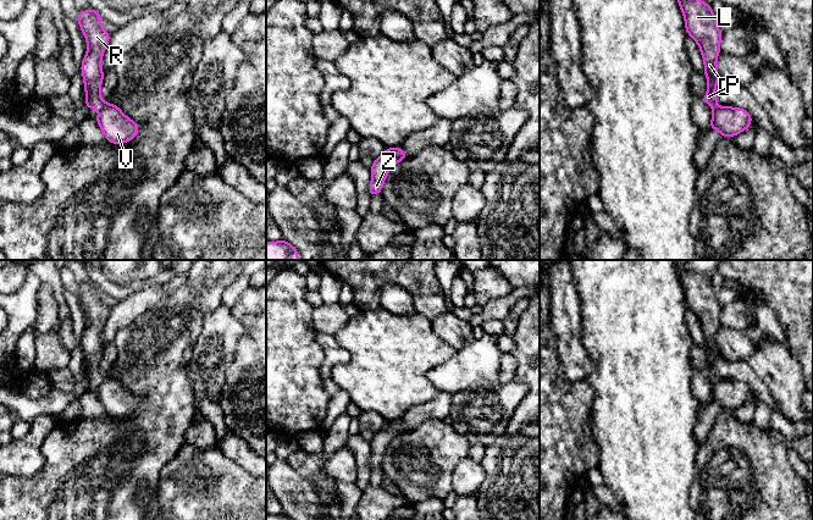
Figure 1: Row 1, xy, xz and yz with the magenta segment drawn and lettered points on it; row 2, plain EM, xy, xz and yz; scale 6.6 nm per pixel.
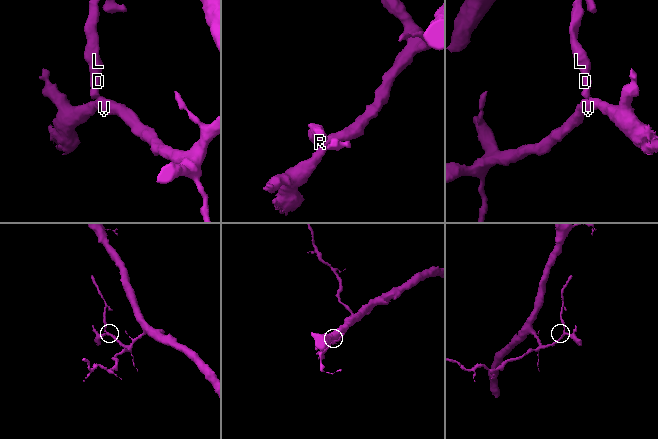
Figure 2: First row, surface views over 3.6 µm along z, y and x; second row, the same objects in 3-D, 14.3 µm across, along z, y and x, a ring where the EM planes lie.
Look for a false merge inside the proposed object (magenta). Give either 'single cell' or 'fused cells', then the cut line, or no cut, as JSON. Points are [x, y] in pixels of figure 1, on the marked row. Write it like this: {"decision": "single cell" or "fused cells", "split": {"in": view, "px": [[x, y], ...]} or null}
{"decision": "fused cells", "split": {"in": "xy", "px": [[108, 103], [100, 110]]}}

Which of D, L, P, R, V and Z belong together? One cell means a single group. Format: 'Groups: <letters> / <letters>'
Groups: D L P R / V Z

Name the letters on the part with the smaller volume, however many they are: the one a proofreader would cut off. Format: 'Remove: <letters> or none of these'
Remove: D, L, P, R

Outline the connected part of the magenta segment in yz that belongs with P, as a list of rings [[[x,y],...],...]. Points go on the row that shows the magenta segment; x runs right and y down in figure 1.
[[[678,0],[685,18],[685,29],[699,46],[704,74],[708,79],[708,92],[702,99],[713,109],[718,109],[715,87],[719,82],[717,59],[720,52],[720,39],[723,33],[717,27],[717,17],[712,6],[702,0]]]

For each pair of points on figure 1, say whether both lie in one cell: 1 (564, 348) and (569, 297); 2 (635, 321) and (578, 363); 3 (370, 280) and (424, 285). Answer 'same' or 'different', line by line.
1: same
2: different
3: same

